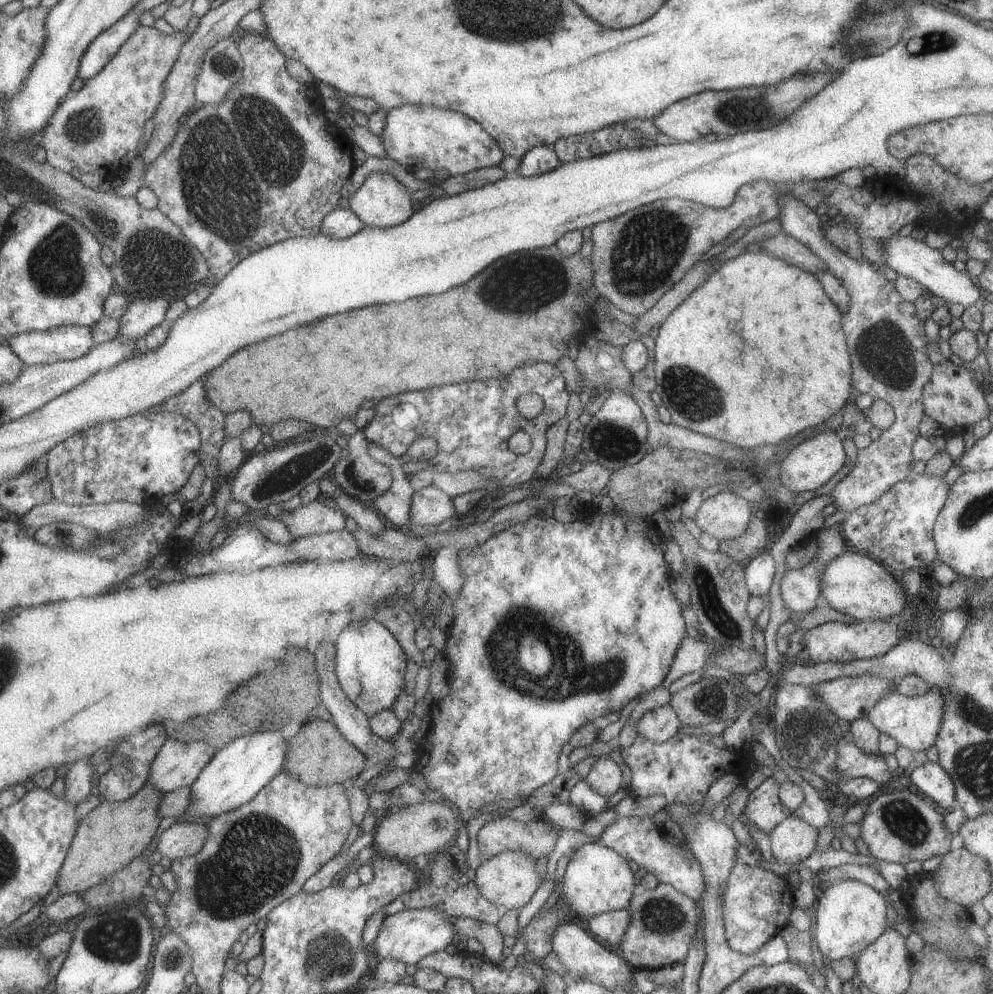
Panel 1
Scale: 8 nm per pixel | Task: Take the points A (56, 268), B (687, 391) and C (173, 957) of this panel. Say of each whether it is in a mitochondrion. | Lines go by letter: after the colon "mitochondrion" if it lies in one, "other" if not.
A: mitochondrion
B: mitochondrion
C: mitochondrion

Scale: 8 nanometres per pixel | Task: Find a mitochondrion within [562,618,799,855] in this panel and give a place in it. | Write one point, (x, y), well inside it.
(708, 701)

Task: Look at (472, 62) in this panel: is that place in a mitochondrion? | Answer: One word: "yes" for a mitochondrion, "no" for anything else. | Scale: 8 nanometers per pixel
no

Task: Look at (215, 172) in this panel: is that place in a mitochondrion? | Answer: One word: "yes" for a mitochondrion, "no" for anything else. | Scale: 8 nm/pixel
yes

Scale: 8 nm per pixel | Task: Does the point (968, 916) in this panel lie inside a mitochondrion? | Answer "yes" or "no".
no

